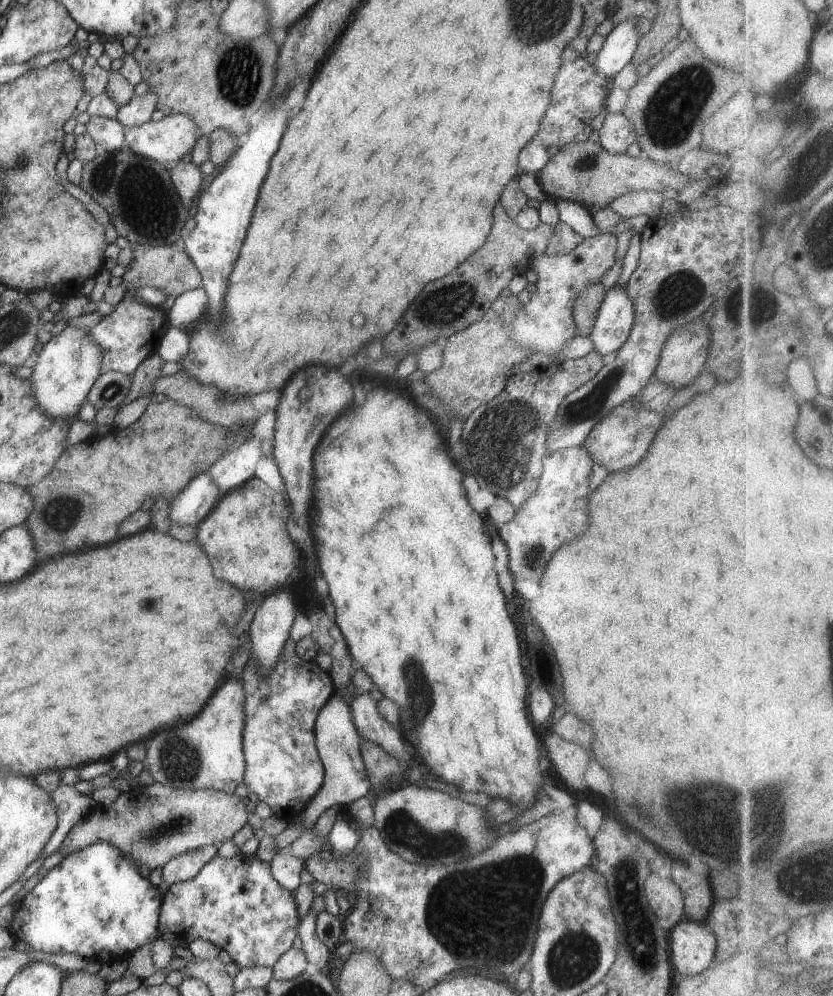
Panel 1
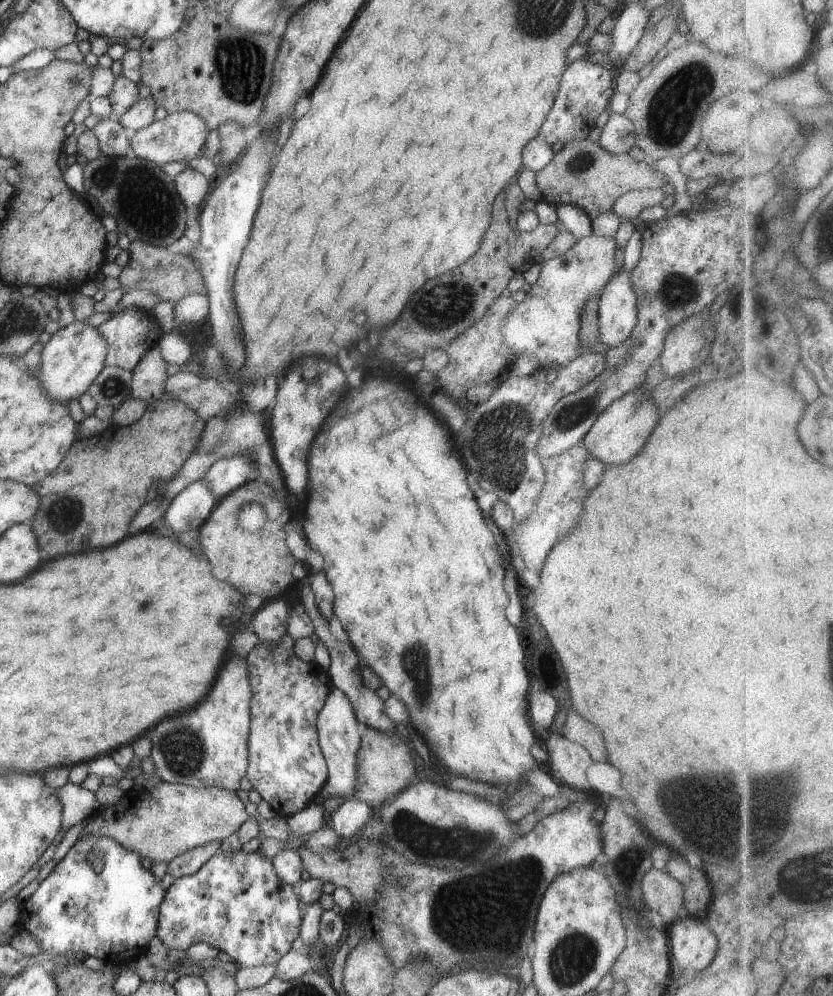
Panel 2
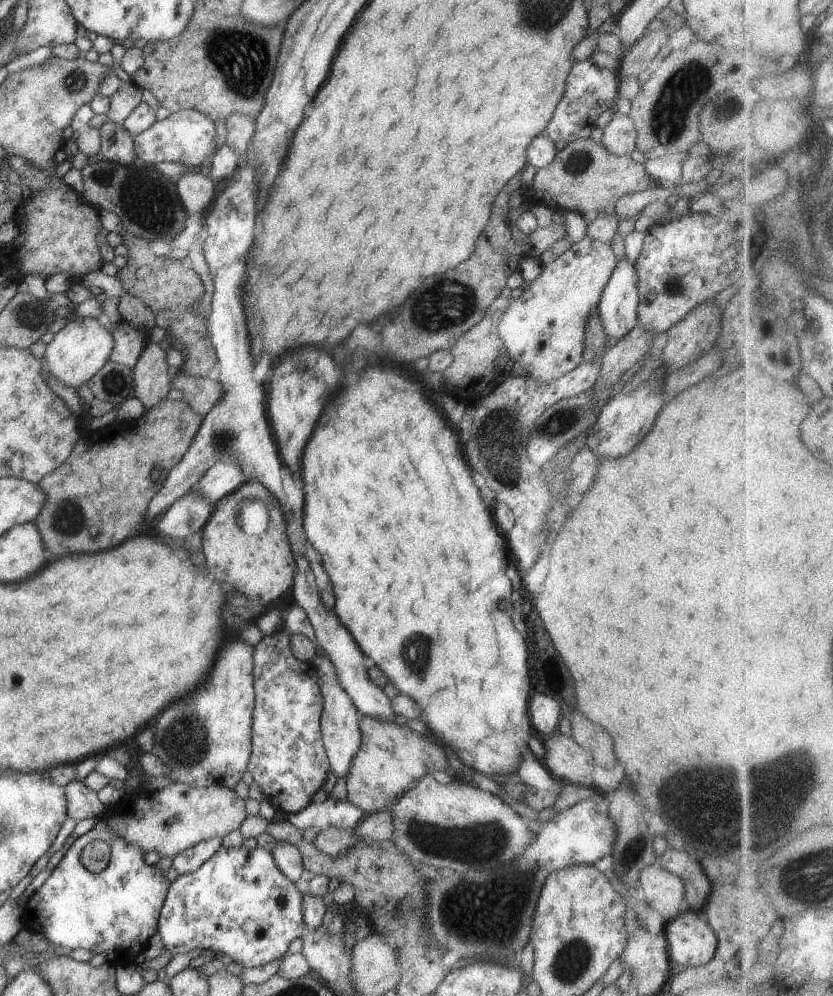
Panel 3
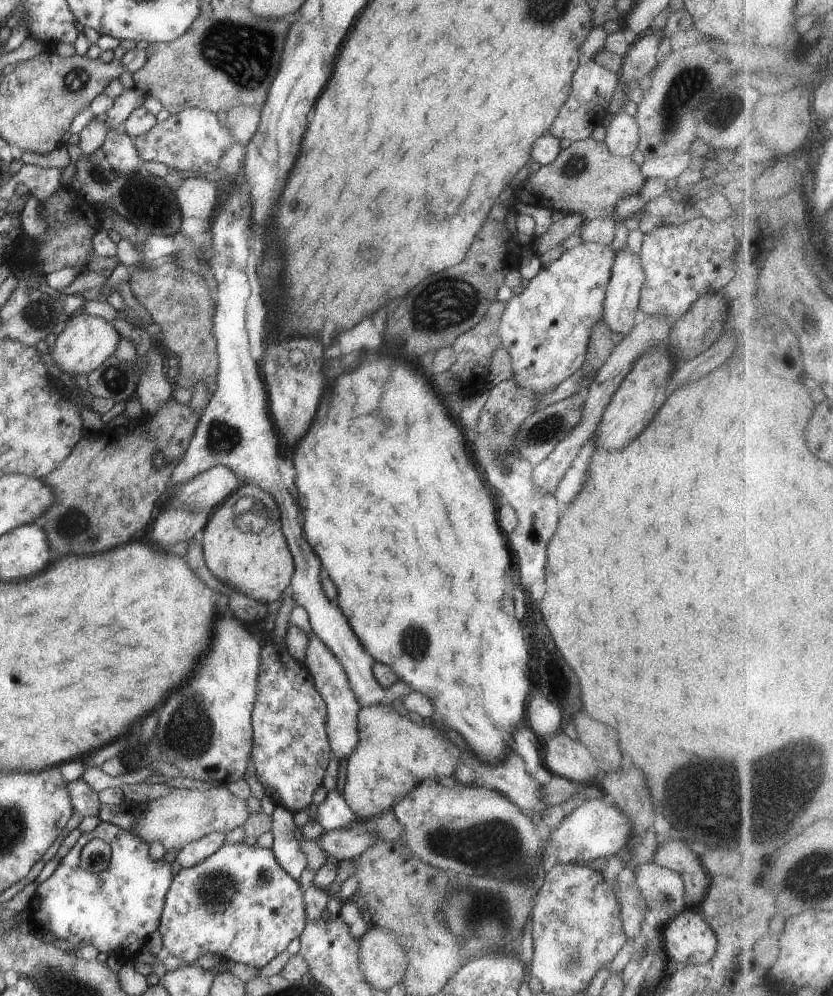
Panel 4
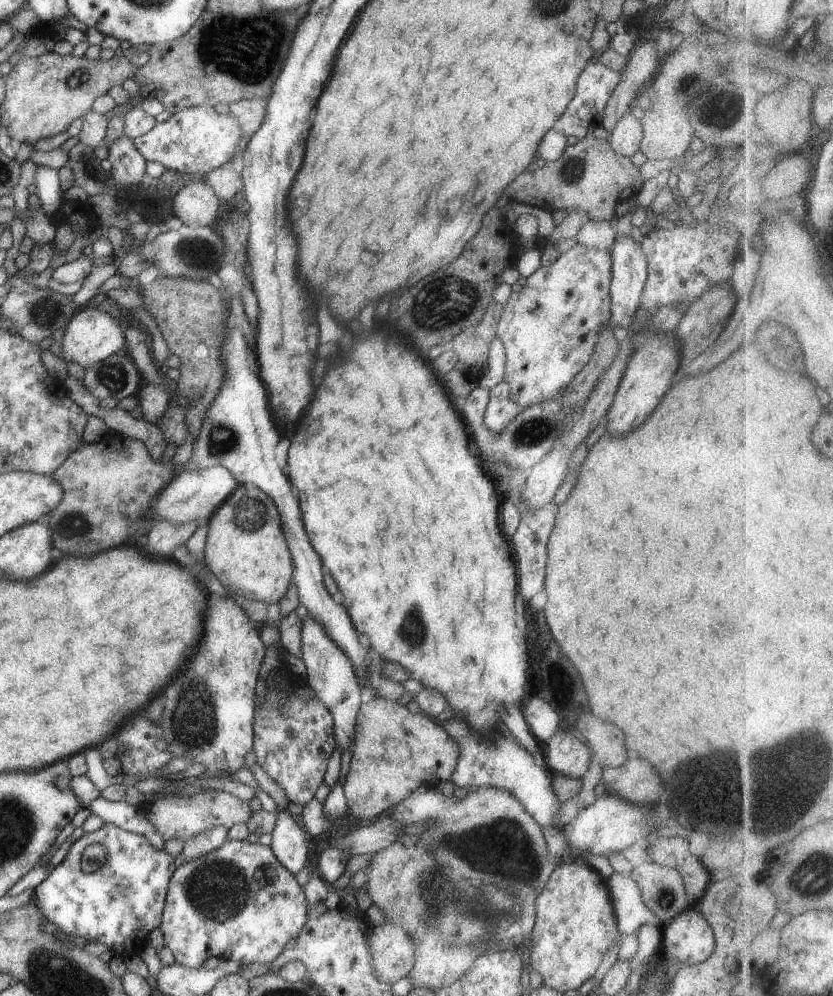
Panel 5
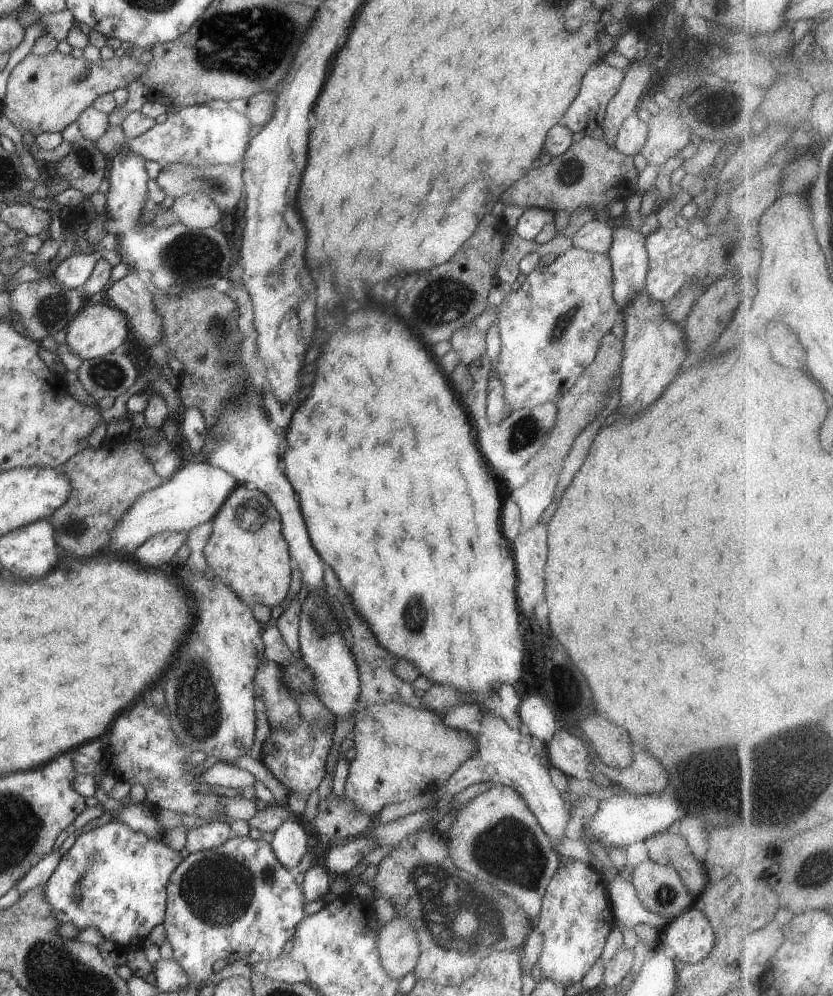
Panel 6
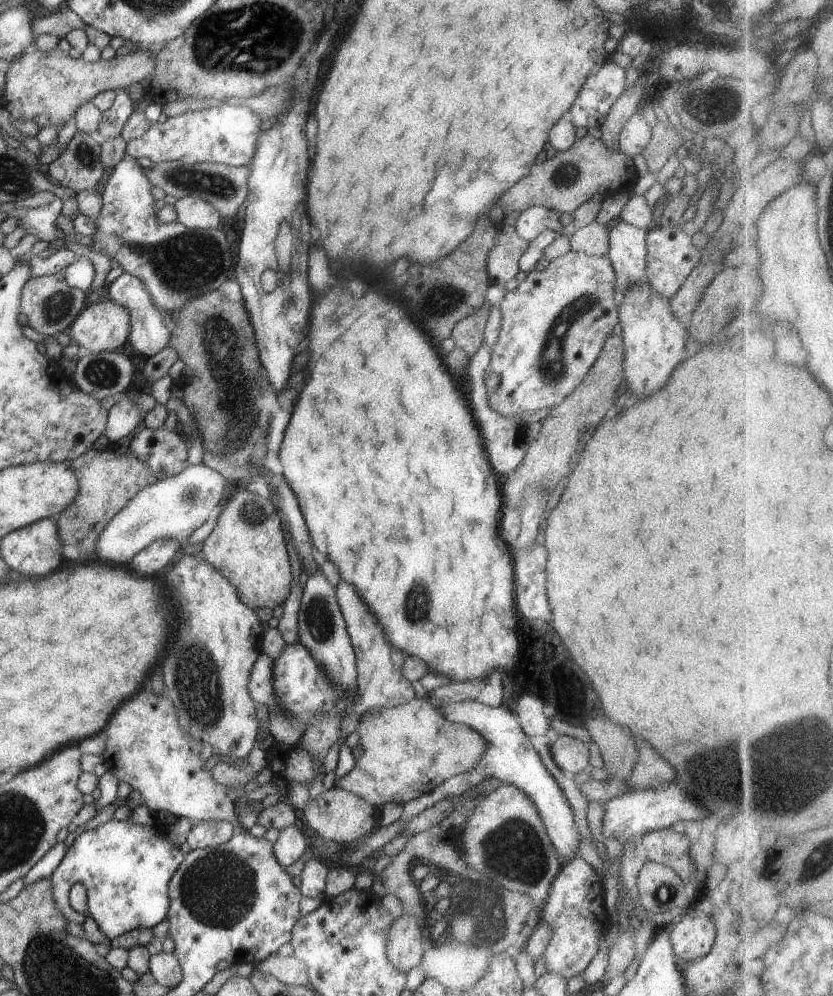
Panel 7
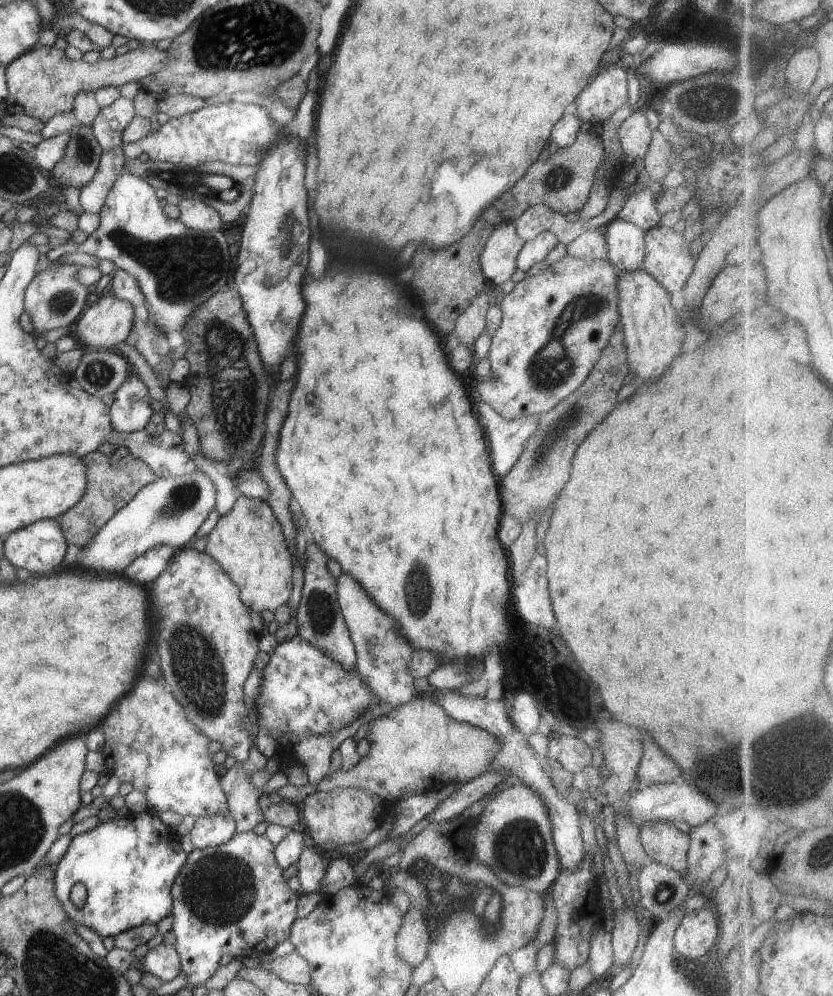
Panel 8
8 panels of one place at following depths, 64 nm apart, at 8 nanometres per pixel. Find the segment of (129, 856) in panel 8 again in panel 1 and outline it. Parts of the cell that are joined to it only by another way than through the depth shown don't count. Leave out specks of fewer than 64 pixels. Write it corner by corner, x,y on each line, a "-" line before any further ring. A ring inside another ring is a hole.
94,842
78,852
70,852
58,866
46,872
22,902
16,904
9,931
33,951
76,953
86,960
112,964
128,960
140,946
158,938
161,898
159,888
140,874
130,858
126,860
112,844

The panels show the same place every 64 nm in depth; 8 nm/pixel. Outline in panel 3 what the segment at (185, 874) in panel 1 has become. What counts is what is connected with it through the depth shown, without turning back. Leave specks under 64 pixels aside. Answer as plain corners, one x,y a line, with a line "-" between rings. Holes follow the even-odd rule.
218,837
190,846
190,848
180,852
180,854
173,858
172,868
177,871
178,876
195,872
208,858
211,858
218,852
221,847
223,847
223,840

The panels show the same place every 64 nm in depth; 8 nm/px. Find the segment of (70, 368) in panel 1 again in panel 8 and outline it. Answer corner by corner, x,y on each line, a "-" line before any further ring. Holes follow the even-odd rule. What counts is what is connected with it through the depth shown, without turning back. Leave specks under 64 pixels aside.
110,293
86,306
74,322
71,335
83,349
116,348
130,334
134,317
134,307

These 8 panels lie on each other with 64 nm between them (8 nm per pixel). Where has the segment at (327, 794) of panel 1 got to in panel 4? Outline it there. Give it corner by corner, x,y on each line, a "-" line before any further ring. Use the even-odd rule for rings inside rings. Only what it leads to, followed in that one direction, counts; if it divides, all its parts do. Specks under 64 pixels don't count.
313,631
308,637
304,665
311,674
310,678
313,680
315,689
324,699
327,708
327,735
331,751
333,752
333,756
335,755
339,759
339,763
341,763
344,758
348,758
353,753
358,744
357,716
362,706
358,702
356,693
350,686
342,663

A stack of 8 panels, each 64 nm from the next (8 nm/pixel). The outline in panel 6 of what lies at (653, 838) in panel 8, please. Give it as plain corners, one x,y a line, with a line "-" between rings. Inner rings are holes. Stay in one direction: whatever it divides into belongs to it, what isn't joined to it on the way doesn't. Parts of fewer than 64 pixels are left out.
662,832
645,840
651,862
674,868
683,881
688,894
696,899
712,877
694,858
683,835

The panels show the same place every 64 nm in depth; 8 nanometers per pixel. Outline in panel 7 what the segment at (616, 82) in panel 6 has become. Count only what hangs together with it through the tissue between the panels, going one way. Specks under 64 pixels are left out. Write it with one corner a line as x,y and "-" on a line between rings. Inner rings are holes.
608,60
588,76
584,87
569,109
570,122
576,128
600,128
608,117
610,104
614,104
624,94
624,90
626,90
625,70

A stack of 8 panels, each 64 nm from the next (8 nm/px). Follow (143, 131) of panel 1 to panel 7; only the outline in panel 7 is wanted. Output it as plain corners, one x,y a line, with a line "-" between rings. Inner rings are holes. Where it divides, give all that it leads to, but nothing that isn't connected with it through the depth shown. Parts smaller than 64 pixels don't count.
231,105
220,106
169,117
165,123
152,124
141,136
127,142
125,151
132,159
150,158
153,163
182,161
184,164
222,163
233,167
249,166
255,155
255,148
264,120
250,107

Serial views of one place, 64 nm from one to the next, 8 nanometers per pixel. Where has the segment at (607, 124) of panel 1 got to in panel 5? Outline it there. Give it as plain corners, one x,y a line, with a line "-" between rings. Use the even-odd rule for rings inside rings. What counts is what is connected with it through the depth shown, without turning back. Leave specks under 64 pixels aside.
631,114
622,116
616,122
607,141
616,154
631,158
640,151
642,136
642,124
635,114

